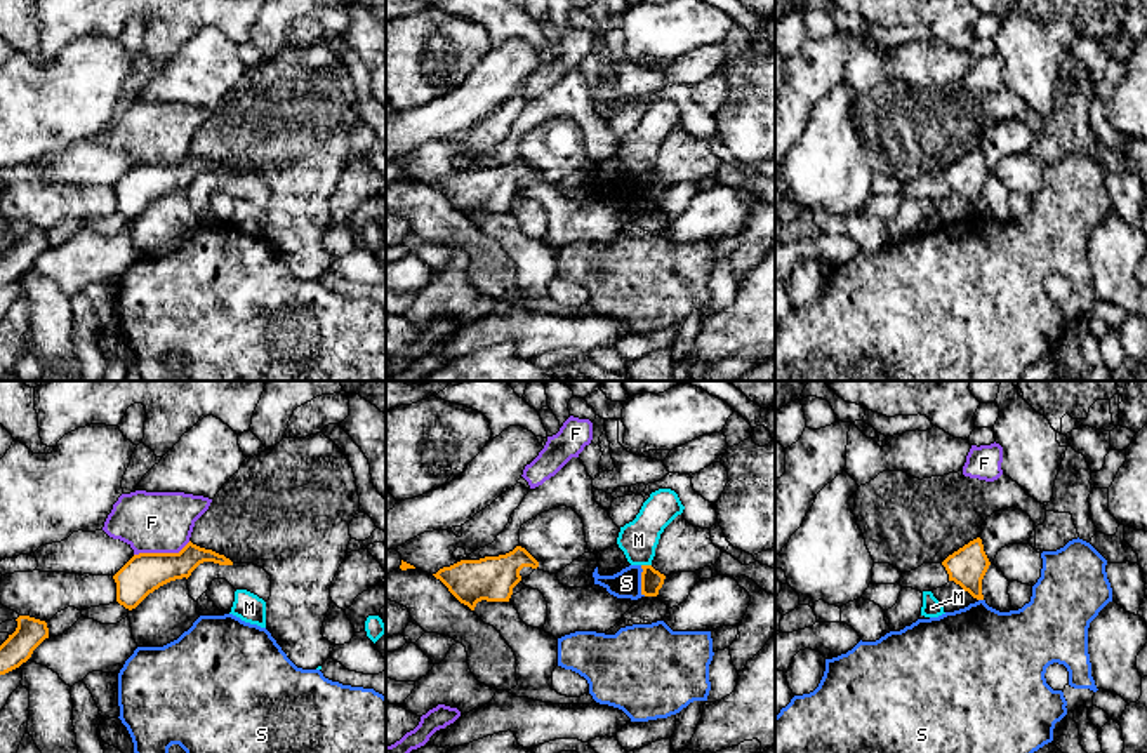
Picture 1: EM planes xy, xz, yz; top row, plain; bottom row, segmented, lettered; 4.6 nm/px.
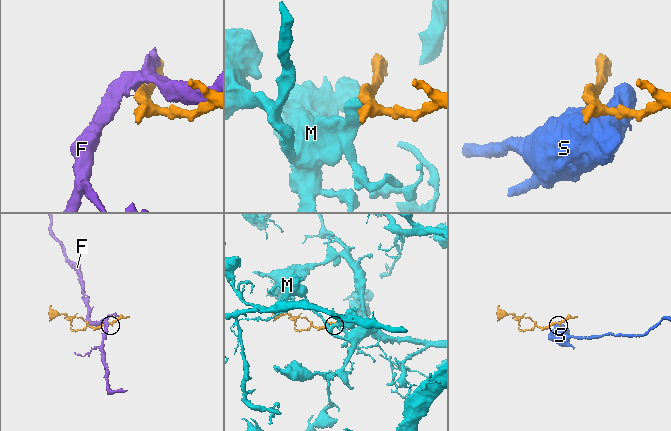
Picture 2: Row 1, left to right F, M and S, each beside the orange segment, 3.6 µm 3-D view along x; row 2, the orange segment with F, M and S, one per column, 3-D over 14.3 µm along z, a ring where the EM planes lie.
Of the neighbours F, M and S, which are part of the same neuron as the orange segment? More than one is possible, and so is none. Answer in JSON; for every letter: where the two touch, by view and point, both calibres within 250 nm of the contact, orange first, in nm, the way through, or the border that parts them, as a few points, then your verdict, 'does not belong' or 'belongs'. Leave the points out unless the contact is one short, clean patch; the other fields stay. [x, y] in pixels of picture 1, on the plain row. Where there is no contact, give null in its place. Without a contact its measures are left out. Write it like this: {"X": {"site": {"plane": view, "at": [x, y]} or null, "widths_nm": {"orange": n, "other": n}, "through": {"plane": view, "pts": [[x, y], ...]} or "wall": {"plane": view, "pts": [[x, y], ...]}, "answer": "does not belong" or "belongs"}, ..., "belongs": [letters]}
{"F": {"site": {"plane": "xy", "at": [162, 164]}, "widths_nm": {"orange": 190, "other": 280}, "answer": "does not belong"}, "M": {"site": {"plane": "xz", "at": [647, 176]}, "widths_nm": {"orange": 100, "other": 180}, "wall": {"plane": "xz", "pts": [[642, 174], [650, 176]]}, "answer": "does not belong"}, "S": {"site": {"plane": "xz", "at": [642, 192]}, "widths_nm": {"orange": 100, "other": 130}, "wall": {"plane": "xz", "pts": [[640, 176], [642, 202], [645, 206]]}, "answer": "does not belong"}, "belongs": []}

